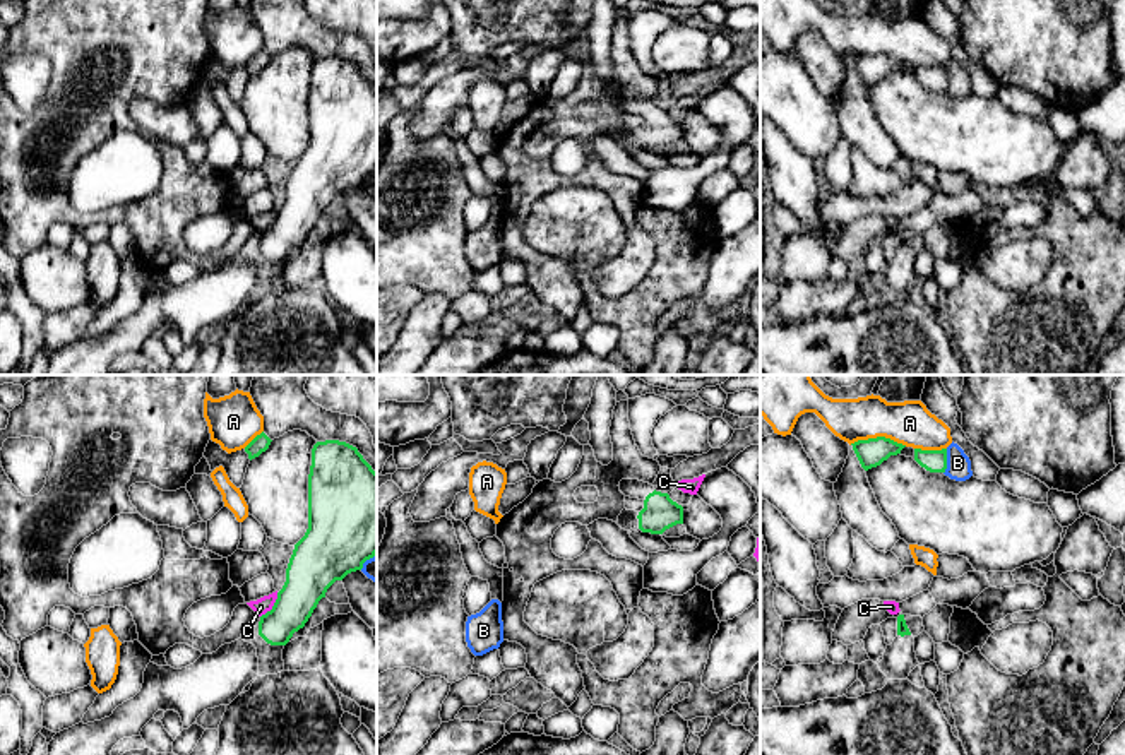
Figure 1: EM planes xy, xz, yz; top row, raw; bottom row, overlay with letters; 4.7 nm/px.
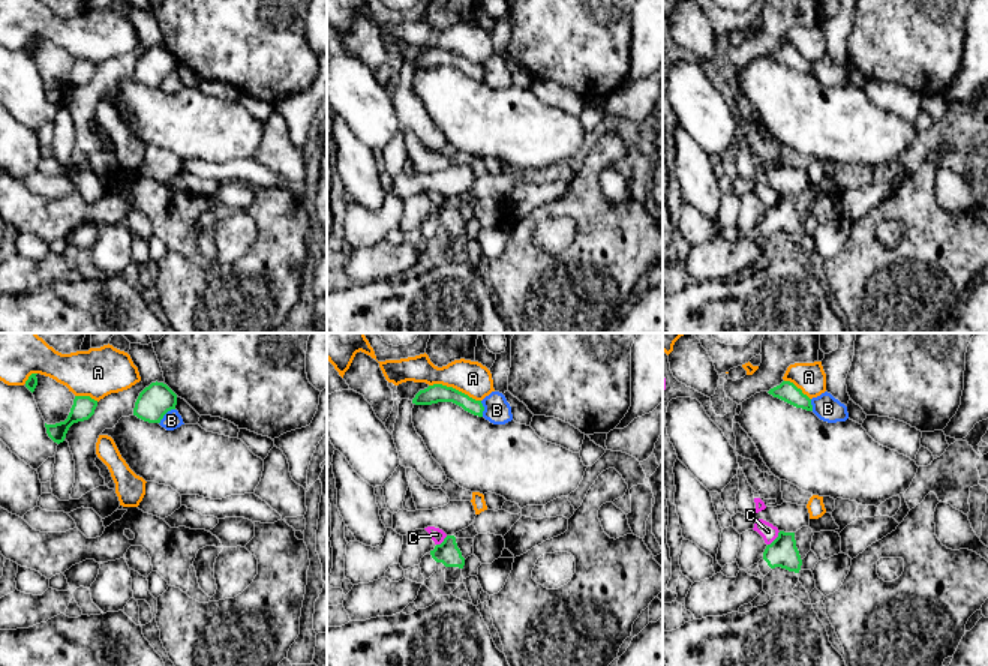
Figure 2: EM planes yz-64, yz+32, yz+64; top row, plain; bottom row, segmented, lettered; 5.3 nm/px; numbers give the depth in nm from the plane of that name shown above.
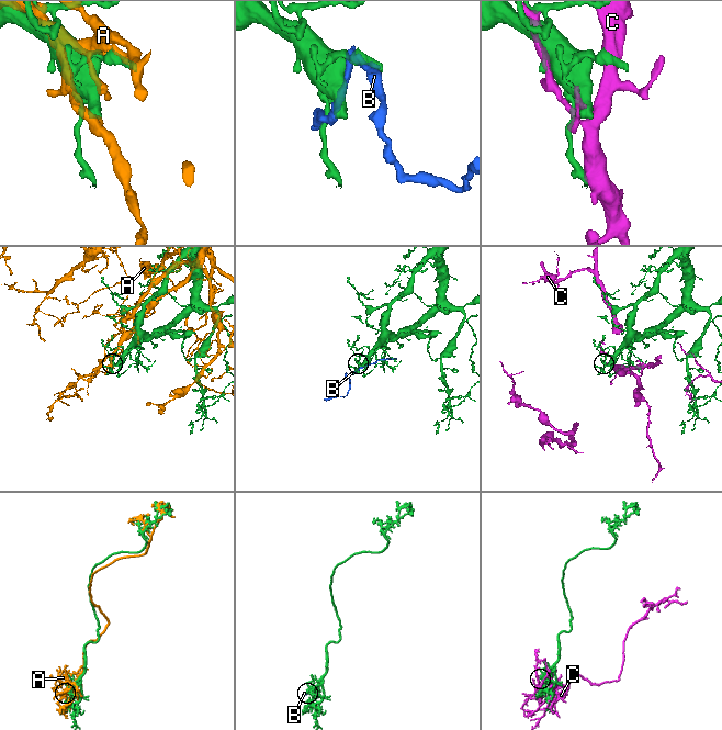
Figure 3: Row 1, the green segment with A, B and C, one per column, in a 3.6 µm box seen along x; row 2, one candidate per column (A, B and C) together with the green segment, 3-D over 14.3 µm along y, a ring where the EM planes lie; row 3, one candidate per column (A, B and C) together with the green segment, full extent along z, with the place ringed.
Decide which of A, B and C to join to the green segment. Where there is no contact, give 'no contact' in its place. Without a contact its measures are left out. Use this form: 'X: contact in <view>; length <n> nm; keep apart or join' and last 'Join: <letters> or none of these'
A: contact in yz; length 280 nm; keep apart
B: contact in yz; length 120 nm; keep apart
C: contact in xy; length 150 nm; keep apart
Join: none of these

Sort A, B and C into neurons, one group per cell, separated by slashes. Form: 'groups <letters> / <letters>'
groups A / B / C

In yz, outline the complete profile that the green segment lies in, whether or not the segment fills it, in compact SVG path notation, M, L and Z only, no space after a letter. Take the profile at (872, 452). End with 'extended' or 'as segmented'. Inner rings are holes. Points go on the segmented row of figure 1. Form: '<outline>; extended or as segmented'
M885 437L858 440L851 445L865 471L880 466L890 455L901 454L901 450L906 447Z; as segmented

